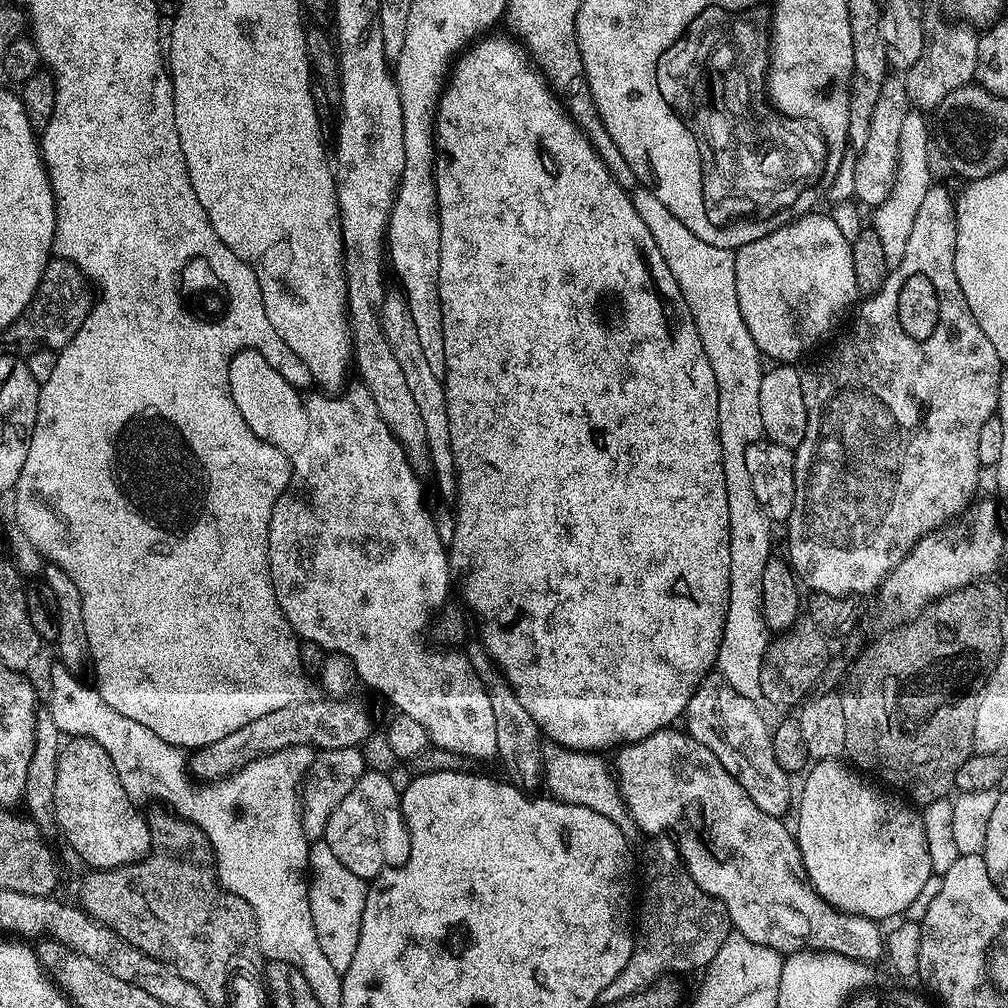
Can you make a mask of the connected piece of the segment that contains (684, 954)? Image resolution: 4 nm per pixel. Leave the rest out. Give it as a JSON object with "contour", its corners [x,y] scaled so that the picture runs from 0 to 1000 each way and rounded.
{"contour":[[[663,827],[652,828],[648,832],[651,834],[639,845],[643,858],[639,861],[639,886],[635,893],[633,889],[625,954],[621,954],[617,966],[599,980],[594,990],[596,997],[605,998],[617,990],[625,990],[652,972],[671,966],[667,964],[701,961],[716,935],[724,928],[724,914],[718,896],[690,878],[676,850],[672,834],[665,830]]]}

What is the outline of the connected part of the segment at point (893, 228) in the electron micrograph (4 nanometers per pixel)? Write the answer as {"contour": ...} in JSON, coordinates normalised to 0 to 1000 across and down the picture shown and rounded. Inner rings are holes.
{"contour":[[[902,109],[899,113],[891,136],[891,163],[885,188],[881,195],[864,211],[863,224],[871,232],[871,236],[877,238],[877,247],[881,250],[879,260],[883,264],[889,259],[890,252],[895,252],[899,248],[907,204],[915,200],[917,188],[923,183],[923,178],[921,179],[921,123],[913,115],[916,114],[909,109]]]}

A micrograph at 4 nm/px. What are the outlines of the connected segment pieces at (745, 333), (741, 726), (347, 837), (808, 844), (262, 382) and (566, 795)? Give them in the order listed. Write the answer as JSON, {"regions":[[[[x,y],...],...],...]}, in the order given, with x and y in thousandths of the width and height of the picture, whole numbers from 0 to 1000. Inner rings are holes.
{"regions":[[[[632,185],[626,188],[625,193],[629,200],[629,208],[633,208],[633,216],[641,220],[641,228],[645,228],[649,240],[653,240],[653,248],[657,248],[657,256],[661,256],[661,264],[665,264],[677,296],[681,304],[685,304],[688,323],[692,323],[692,335],[696,335],[696,347],[700,347],[700,355],[704,355],[704,367],[708,367],[708,379],[712,383],[712,419],[714,435],[717,438],[722,433],[722,397],[752,397],[752,387],[756,387],[756,375],[759,370],[759,366],[754,365],[756,354],[752,343],[748,343],[748,335],[744,335],[744,327],[740,327],[736,308],[732,308],[732,288],[728,272],[729,249],[716,244],[704,244],[704,240],[696,240],[692,232],[681,228],[679,221],[669,216],[669,212],[665,212],[661,204],[657,204],[657,196],[653,196],[647,188]]],[[[703,669],[690,683],[685,692],[681,707],[681,725],[696,740],[703,742],[716,756],[716,760],[726,771],[748,792],[752,804],[765,810],[781,811],[788,798],[787,771],[776,760],[772,760],[772,752],[768,752],[766,739],[766,722],[758,715],[754,707],[755,699],[744,692],[736,692],[728,681],[724,681],[712,669]]],[[[362,764],[351,776],[351,784],[335,796],[335,804],[327,808],[327,815],[323,815],[323,823],[320,827],[320,833],[331,843],[331,847],[343,863],[355,867],[363,875],[372,873],[374,867],[381,861],[393,861],[396,857],[401,857],[407,847],[407,831],[405,830],[405,819],[401,815],[401,809],[397,806],[397,788],[398,783],[393,782],[393,778],[381,766],[369,766]]],[[[832,753],[811,754],[797,771],[798,783],[795,786],[793,783],[792,786],[790,817],[788,816],[794,854],[798,856],[803,877],[821,897],[828,898],[839,907],[878,915],[884,909],[899,904],[916,887],[921,872],[926,872],[917,811],[904,797],[892,798],[891,795],[876,790],[871,783],[864,782],[857,775],[860,773],[852,765],[846,764],[840,757],[833,757],[837,756]]],[[[248,347],[229,350],[226,382],[232,401],[256,435],[276,442],[286,452],[298,448],[304,429],[303,394],[264,355],[249,351]]],[[[547,736],[539,739],[540,762],[539,777],[548,786],[547,789],[560,798],[577,800],[581,804],[589,804],[589,808],[597,808],[597,812],[605,812],[615,821],[623,823],[628,820],[627,807],[624,806],[619,793],[615,789],[615,780],[608,763],[599,759],[599,750],[586,746],[571,746],[567,742],[560,742]]]]}

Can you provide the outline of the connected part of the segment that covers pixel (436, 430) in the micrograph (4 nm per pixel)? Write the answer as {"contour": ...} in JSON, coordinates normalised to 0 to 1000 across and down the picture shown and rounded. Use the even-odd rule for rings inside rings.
{"contour":[[[382,289],[377,299],[377,322],[383,331],[383,339],[387,339],[387,347],[391,347],[391,355],[395,355],[395,363],[399,363],[399,371],[403,371],[403,379],[409,388],[411,399],[415,402],[415,408],[419,411],[419,420],[423,422],[423,437],[425,438],[425,453],[429,466],[433,466],[433,478],[437,482],[437,488],[444,494],[452,491],[452,459],[446,442],[446,415],[442,407],[442,391],[440,390],[440,378],[438,373],[431,371],[431,366],[423,360],[423,351],[419,348],[419,342],[415,335],[415,323],[411,321],[411,315],[405,307],[405,297],[400,289]]]}

